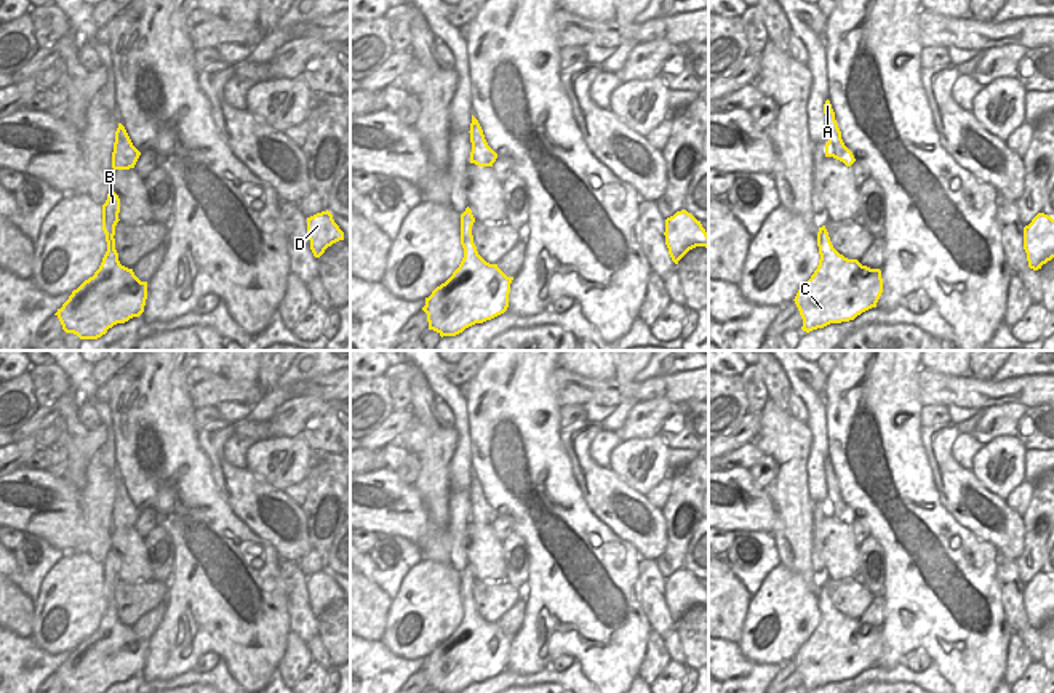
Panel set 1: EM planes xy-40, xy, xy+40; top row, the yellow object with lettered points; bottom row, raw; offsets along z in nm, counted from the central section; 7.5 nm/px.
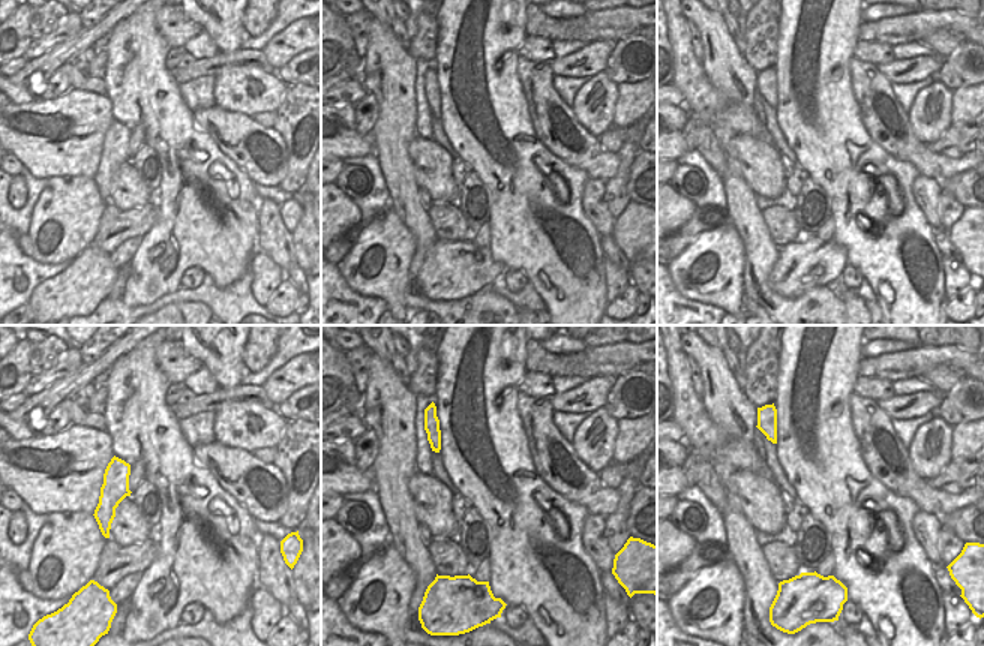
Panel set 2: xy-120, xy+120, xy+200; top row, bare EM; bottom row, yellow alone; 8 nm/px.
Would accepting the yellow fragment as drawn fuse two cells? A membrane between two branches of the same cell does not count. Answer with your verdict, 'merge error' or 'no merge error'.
no merge error

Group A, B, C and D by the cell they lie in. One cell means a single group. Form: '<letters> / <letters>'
A B C D

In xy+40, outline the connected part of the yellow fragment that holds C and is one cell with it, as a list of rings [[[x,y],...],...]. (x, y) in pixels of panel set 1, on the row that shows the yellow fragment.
[[[825,226],[819,227],[817,246],[819,266],[793,299],[803,318],[801,330],[806,333],[854,320],[876,307],[883,293],[881,270],[840,254]]]

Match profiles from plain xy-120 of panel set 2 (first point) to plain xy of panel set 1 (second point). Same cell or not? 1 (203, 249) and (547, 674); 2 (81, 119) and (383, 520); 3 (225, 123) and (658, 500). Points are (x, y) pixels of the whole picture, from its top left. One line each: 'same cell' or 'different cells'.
1: different cells
2: same cell
3: different cells

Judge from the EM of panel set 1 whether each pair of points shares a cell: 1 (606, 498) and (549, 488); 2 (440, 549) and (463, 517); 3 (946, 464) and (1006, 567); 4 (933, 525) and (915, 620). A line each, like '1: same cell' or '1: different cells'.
1: different cells
2: different cells
3: different cells
4: same cell

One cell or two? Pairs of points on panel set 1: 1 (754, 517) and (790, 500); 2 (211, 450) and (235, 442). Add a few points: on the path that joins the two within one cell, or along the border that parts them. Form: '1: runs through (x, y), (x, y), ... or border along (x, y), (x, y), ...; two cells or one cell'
1: border along (763, 490), (771, 500), (774, 512), (771, 532); two cells
2: border along (235, 434), (224, 445), (224, 458), (245, 469); two cells

